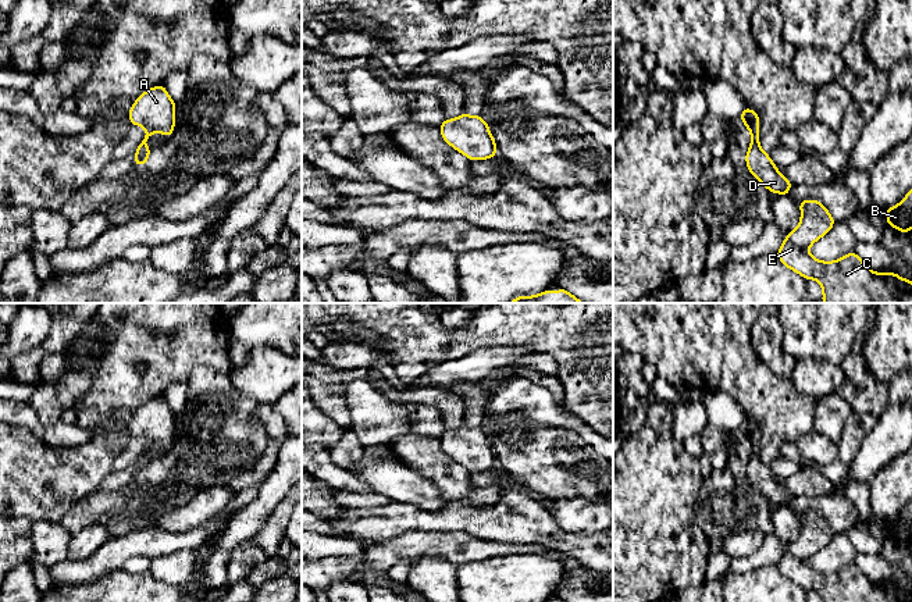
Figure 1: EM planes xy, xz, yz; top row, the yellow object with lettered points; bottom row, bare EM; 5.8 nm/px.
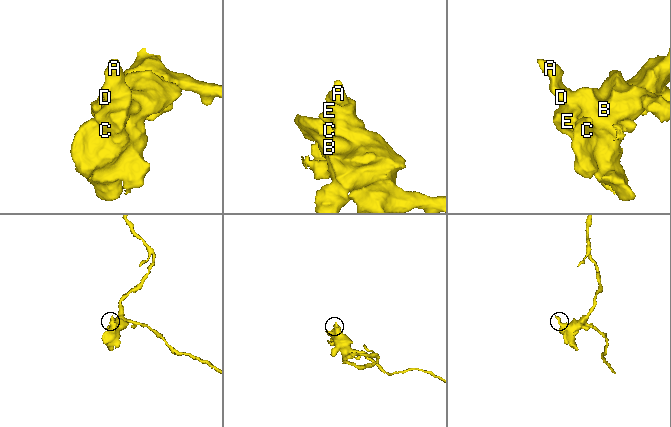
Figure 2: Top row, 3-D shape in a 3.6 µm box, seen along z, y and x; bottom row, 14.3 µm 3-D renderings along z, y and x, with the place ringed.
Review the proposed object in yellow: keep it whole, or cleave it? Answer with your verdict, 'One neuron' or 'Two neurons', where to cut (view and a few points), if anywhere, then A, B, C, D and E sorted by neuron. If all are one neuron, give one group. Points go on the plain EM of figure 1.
One neuron. No split. Groups: A B C D E

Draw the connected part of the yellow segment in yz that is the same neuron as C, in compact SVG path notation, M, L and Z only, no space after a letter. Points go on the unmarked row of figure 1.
M817 512L798 513L801 531L776 564L780 573L805 591L816 591L823 602L912 602L912 592L898 585L879 585L851 563L836 573L820 573L808 560L834 537L834 530Z

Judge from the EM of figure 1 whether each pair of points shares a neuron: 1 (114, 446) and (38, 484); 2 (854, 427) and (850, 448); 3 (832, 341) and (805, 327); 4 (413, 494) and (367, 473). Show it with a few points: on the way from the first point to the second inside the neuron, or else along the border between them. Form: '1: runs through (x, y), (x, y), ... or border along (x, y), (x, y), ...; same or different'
1: runs through (95, 459), (79, 472), (57, 477); same
2: runs through (854, 433), (850, 442); same
3: runs through (825, 339), (813, 339), (811, 334); same
4: runs through (402, 484), (387, 474), (378, 473); same

